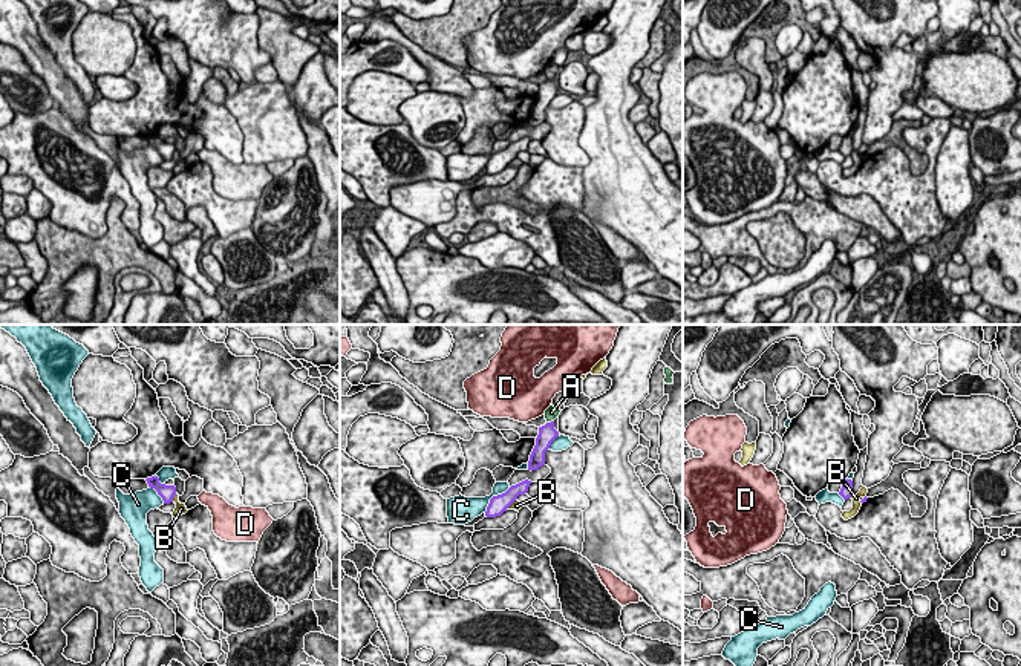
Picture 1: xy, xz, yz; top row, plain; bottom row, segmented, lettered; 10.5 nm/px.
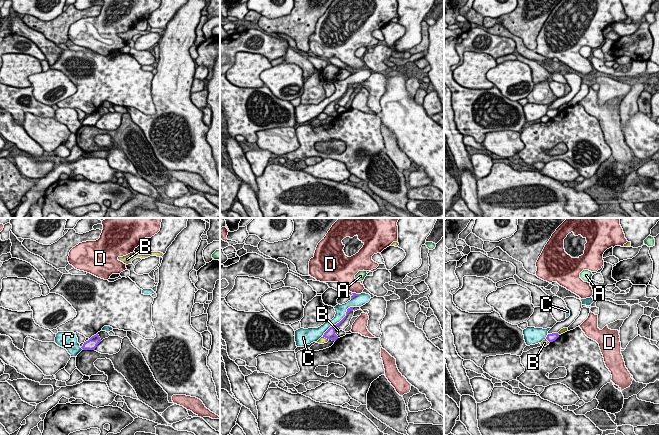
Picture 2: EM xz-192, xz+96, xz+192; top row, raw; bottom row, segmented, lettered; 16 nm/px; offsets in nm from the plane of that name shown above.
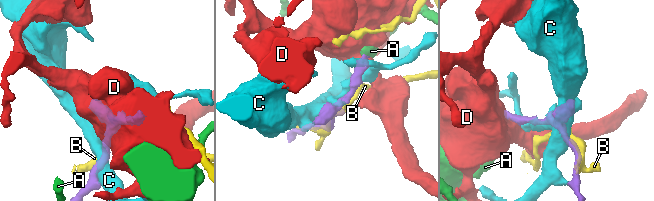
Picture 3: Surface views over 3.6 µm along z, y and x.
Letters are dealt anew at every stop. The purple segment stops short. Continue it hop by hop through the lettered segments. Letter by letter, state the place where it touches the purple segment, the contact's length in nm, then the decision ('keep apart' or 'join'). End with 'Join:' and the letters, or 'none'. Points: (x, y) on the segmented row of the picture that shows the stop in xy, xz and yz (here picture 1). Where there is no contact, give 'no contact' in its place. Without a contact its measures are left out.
A: contact xz (551, 421); length 90 nm; keep apart
B: contact xy (173, 496); length 110 nm; keep apart
C: contact xz (493, 496); length 380 nm; keep apart
D: no contact; keep apart
Join: none

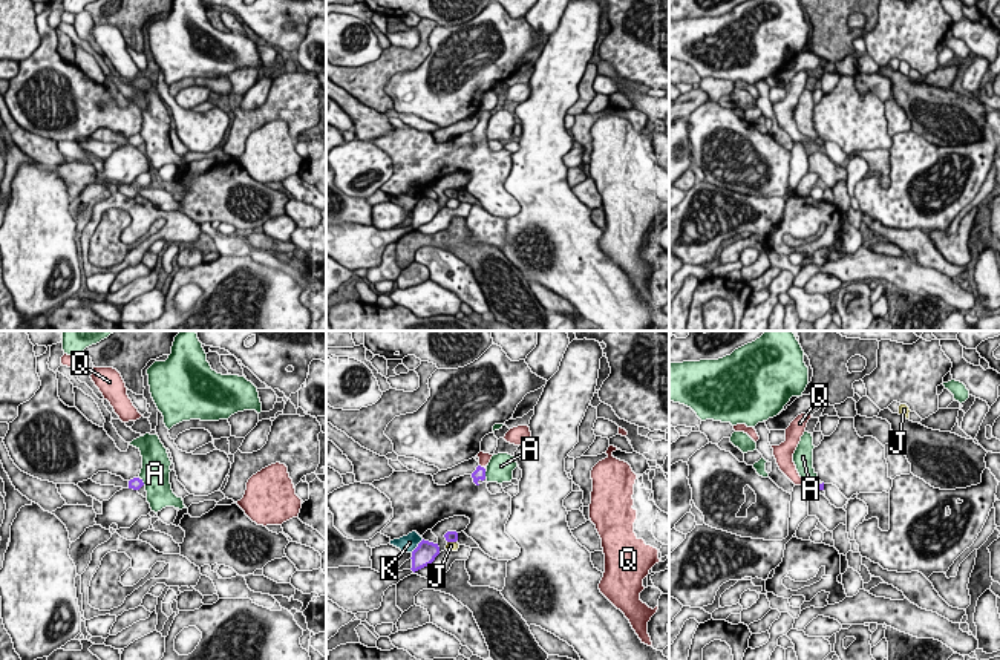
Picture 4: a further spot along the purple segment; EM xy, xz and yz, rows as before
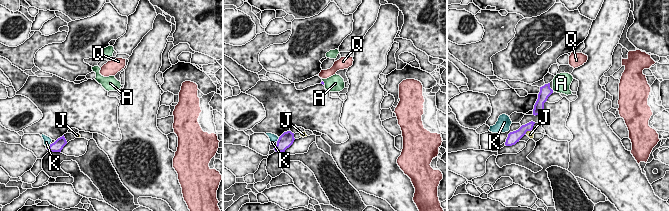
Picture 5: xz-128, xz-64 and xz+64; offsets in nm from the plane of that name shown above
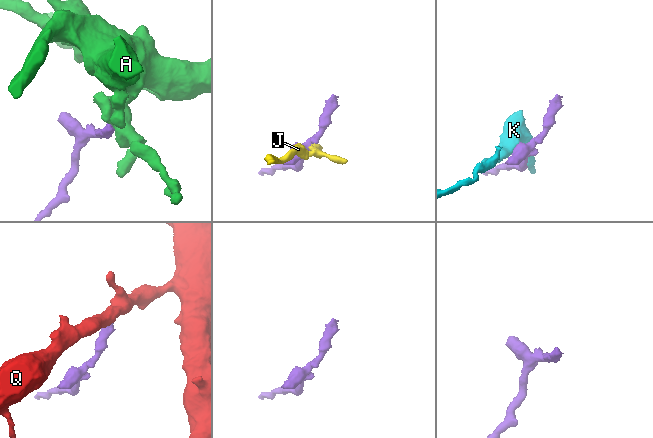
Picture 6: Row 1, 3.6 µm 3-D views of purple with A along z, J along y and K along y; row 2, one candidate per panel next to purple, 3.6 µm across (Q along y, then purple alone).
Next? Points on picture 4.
A: contact xy (141, 481); length 90 nm; keep apart
J: contact xz (452, 541); length 100 nm; keep apart
K: contact xz (418, 545); length 200 nm; keep apart
Q: contact xz (480, 466); length 60 nm; join
Join: Q

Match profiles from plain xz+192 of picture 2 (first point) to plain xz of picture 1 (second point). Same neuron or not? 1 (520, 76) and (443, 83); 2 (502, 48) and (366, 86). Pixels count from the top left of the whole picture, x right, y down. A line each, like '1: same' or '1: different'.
1: different
2: different

